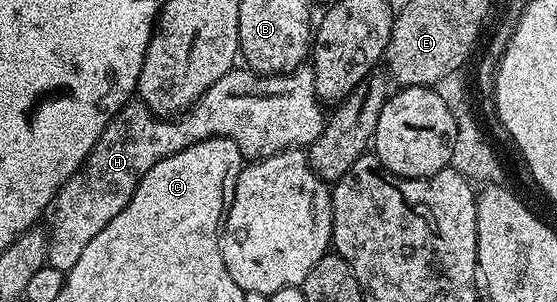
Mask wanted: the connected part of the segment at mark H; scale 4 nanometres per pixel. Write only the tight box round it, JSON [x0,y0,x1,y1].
[47,66,325,273]

